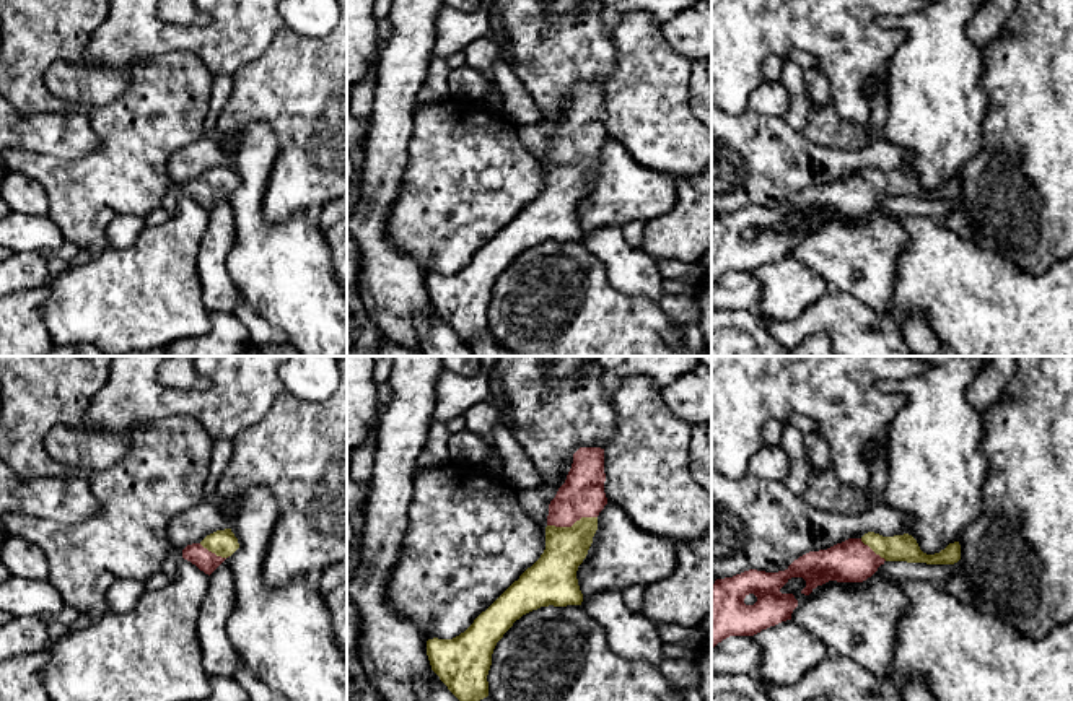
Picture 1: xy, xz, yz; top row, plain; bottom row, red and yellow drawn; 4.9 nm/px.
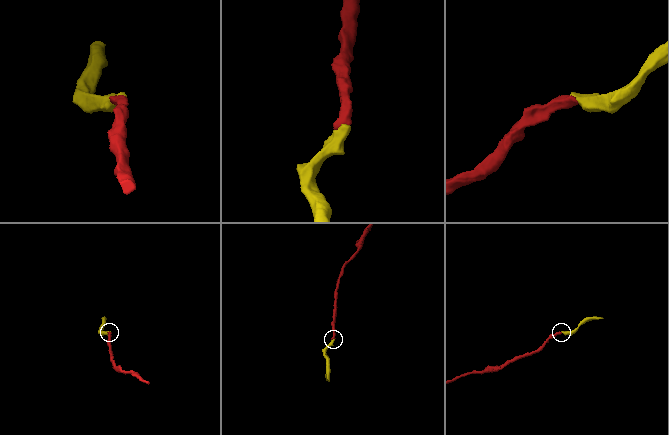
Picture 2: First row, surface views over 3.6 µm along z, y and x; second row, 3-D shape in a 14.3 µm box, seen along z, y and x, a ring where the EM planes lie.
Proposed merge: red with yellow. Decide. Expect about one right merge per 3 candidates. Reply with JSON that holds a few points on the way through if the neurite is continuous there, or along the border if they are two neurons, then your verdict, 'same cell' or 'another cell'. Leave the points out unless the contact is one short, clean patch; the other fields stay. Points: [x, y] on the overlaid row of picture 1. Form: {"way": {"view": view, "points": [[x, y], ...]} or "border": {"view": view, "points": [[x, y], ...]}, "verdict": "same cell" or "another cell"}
{"way": {"view": "xz", "points": [[582, 495], [573, 511], [572, 524], [565, 547]]}, "verdict": "same cell"}

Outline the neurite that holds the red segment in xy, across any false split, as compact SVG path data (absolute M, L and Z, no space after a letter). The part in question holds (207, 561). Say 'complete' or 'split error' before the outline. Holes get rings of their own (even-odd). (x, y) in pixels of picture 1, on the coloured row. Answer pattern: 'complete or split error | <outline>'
split error | M225 529L207 535L200 543L187 545L182 558L210 576L238 548L239 543L231 529Z

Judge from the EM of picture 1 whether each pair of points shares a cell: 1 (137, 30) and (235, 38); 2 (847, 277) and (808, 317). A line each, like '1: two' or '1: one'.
1: one
2: two

